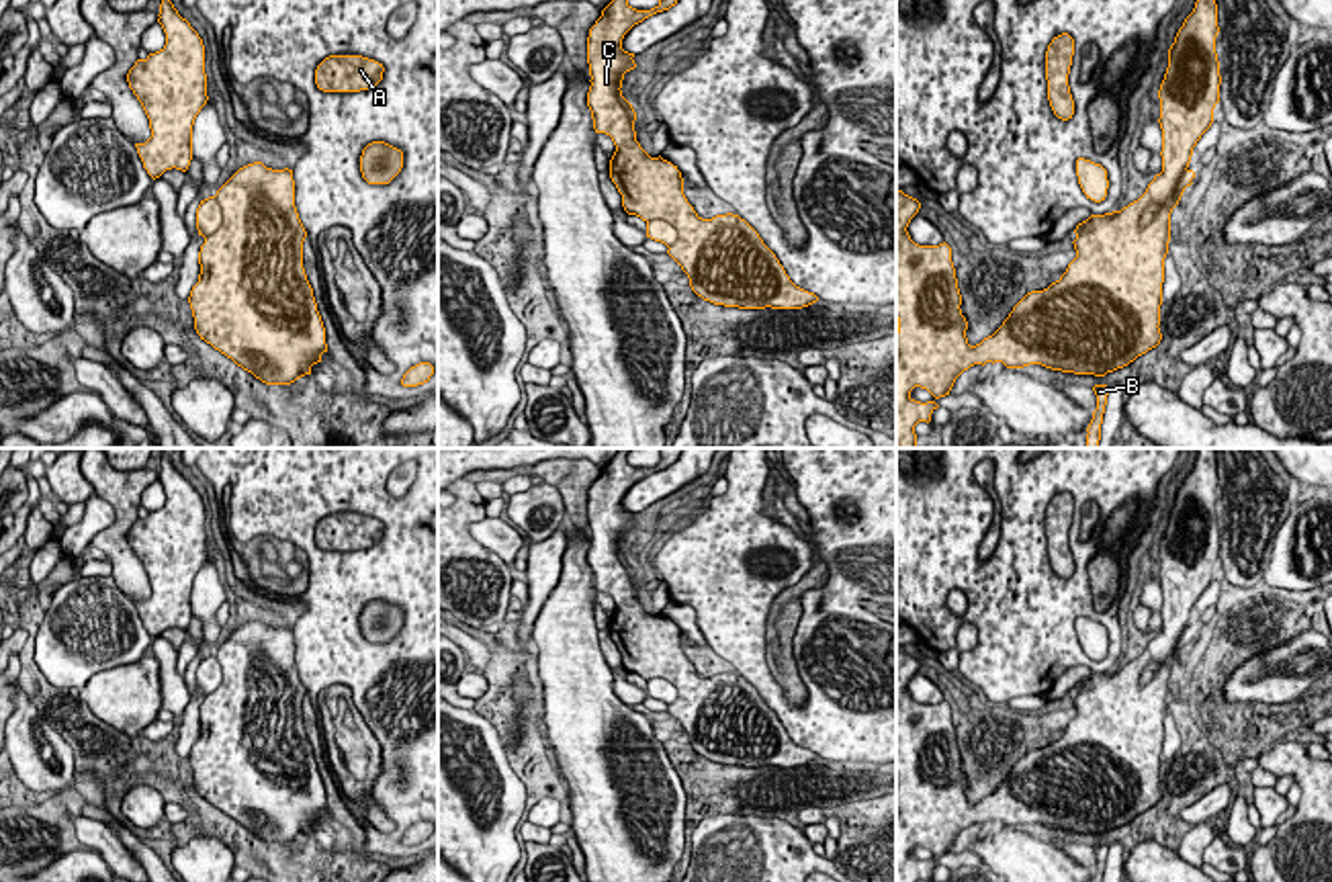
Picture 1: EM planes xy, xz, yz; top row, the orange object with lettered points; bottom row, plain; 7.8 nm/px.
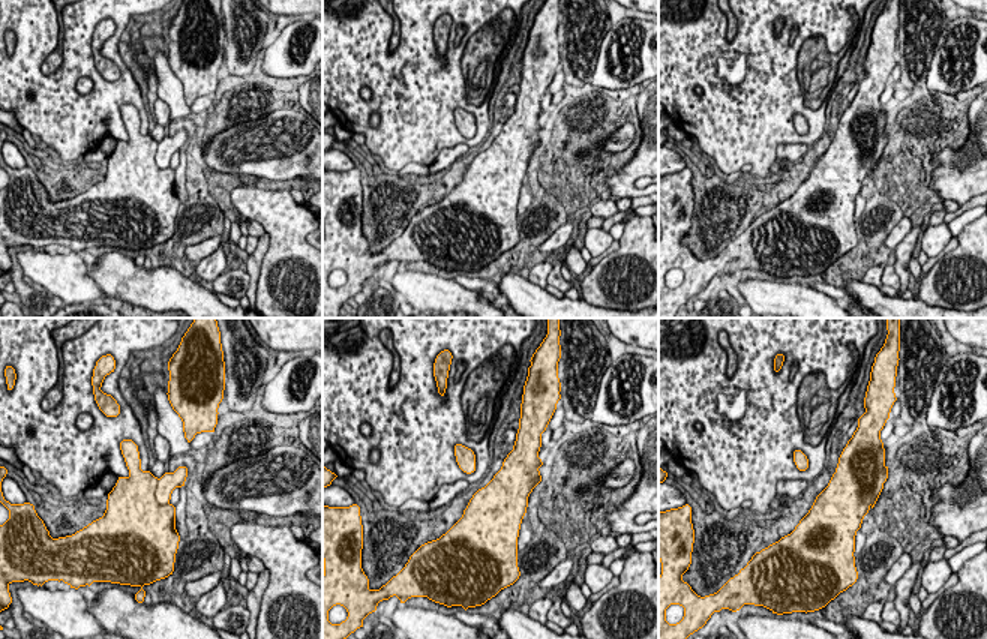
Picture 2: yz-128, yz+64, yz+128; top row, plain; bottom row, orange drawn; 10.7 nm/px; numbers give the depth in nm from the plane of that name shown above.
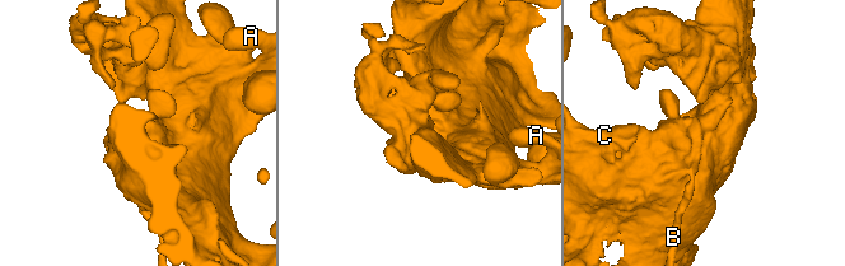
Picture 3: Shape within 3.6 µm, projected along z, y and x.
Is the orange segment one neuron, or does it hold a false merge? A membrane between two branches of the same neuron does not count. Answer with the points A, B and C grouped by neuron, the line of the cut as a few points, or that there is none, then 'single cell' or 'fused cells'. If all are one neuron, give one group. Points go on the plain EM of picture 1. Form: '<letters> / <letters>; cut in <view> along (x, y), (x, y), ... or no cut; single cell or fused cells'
A C / B; cut in yz along (1157, 659), (1144, 668), (1140, 686); fused cells

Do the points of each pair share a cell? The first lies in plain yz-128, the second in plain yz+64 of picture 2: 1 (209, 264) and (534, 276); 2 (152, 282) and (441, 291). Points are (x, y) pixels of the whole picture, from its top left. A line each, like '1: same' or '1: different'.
1: same
2: different

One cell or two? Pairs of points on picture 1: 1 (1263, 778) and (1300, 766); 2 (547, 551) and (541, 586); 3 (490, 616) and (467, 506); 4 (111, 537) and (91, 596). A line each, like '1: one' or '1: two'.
1: two
2: one
3: one
4: two

